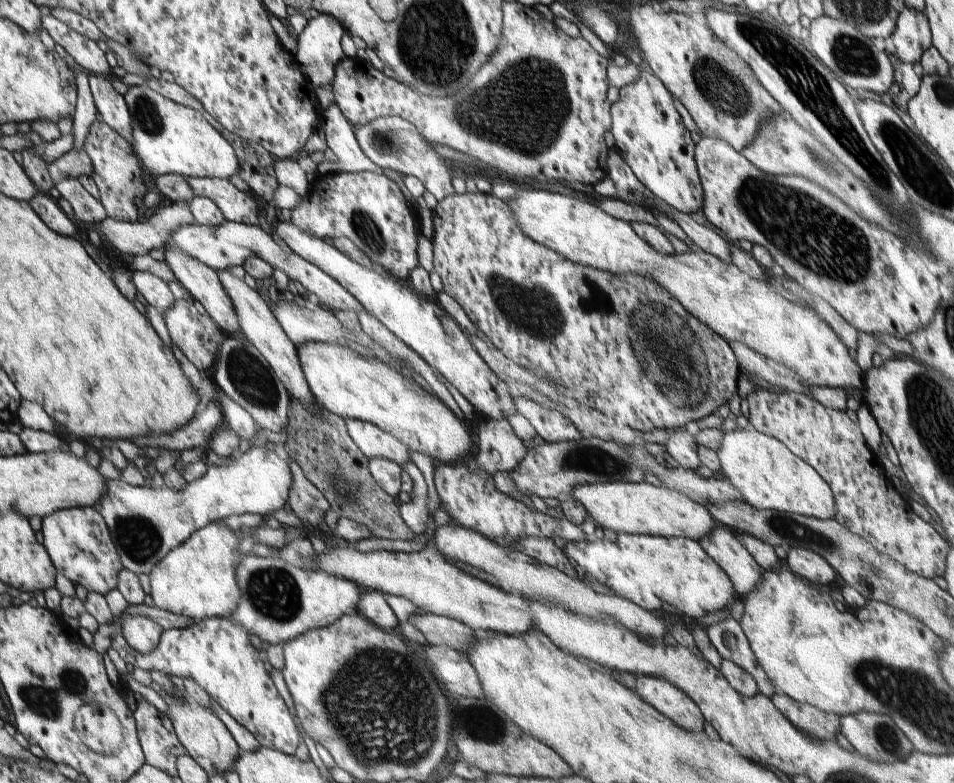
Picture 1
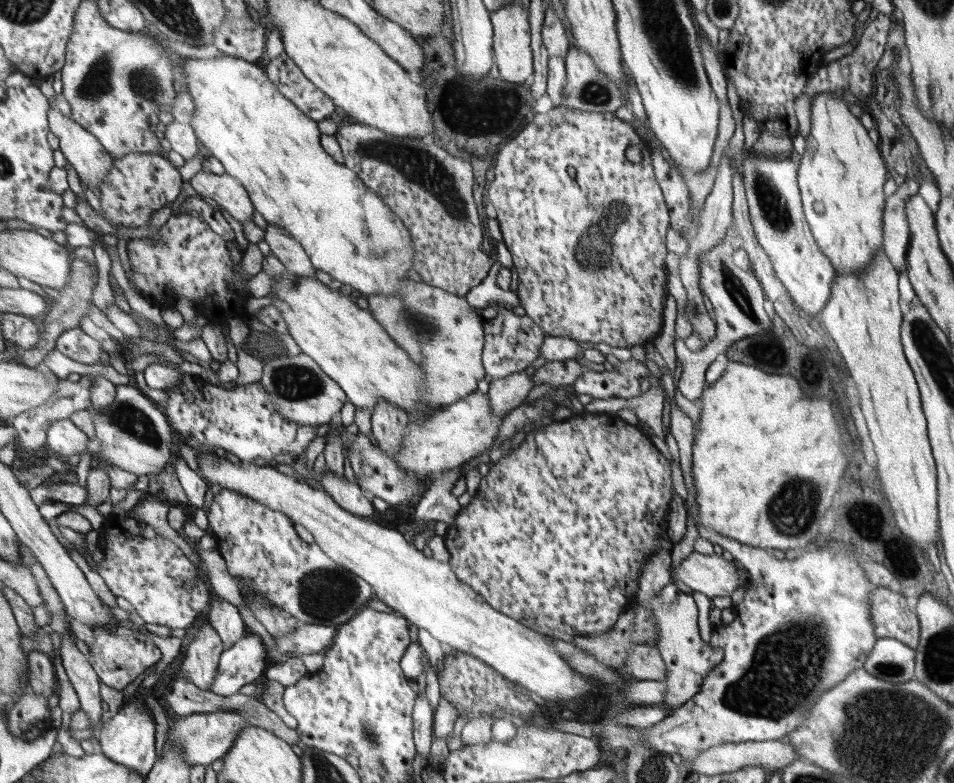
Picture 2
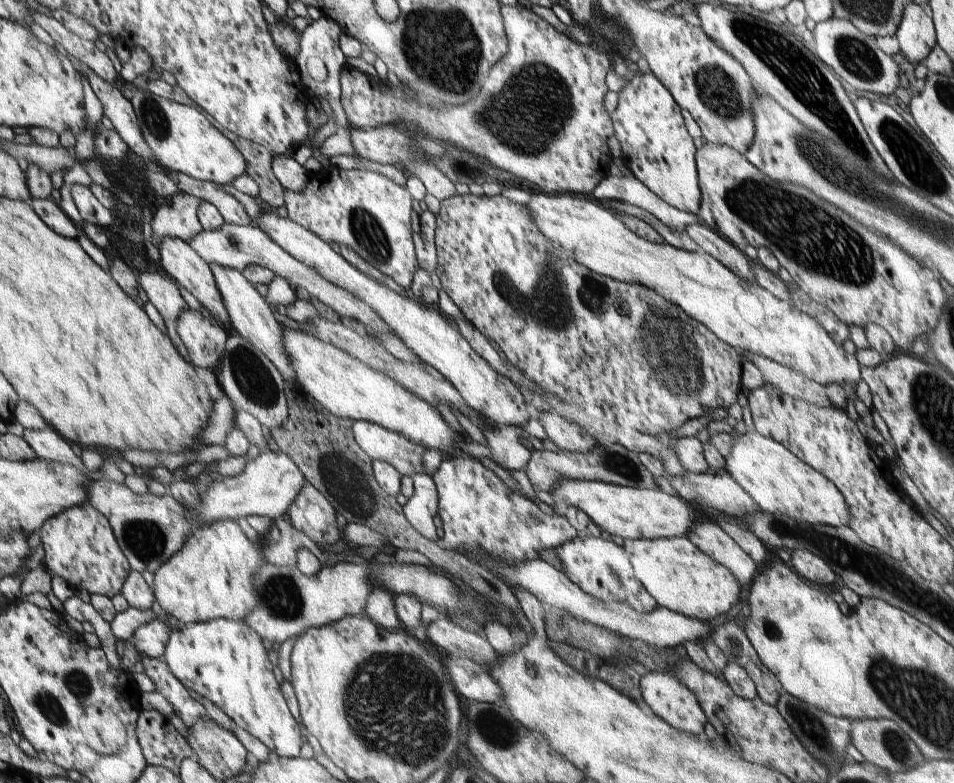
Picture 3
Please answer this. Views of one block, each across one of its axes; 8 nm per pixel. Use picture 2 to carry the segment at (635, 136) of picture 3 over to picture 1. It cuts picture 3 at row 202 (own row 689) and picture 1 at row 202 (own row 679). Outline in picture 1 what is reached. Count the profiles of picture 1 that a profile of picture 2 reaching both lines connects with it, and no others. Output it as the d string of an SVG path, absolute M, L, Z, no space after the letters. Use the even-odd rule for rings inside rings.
M643 68L635 82L619 88L619 98L611 104L609 146L655 198L677 212L691 216L703 210L705 196L695 164L695 142L683 126L671 98L673 94L663 82L651 70Z

